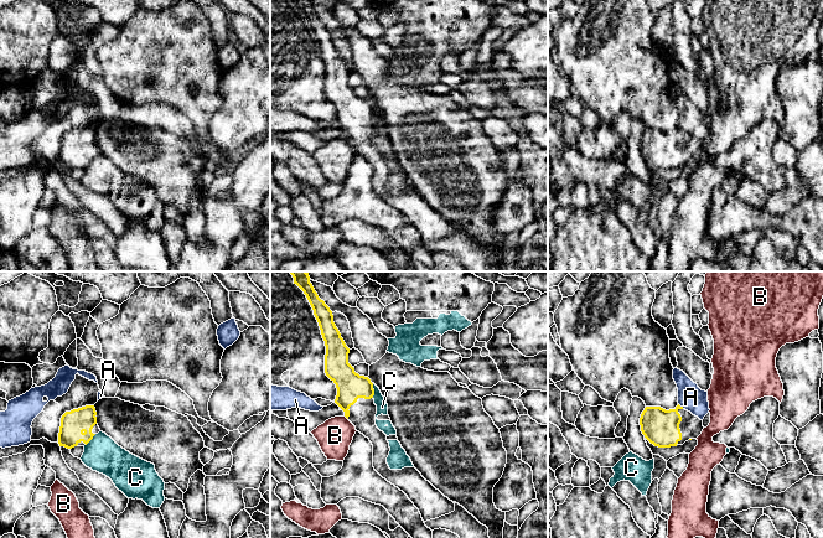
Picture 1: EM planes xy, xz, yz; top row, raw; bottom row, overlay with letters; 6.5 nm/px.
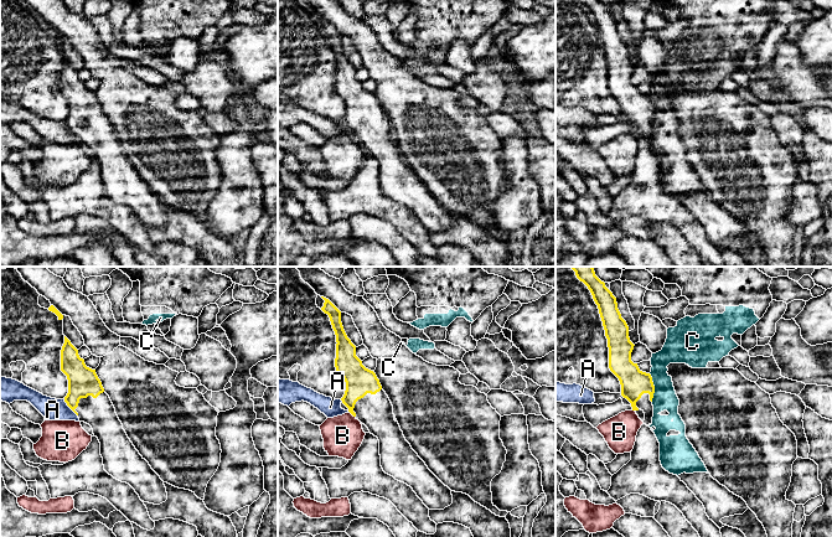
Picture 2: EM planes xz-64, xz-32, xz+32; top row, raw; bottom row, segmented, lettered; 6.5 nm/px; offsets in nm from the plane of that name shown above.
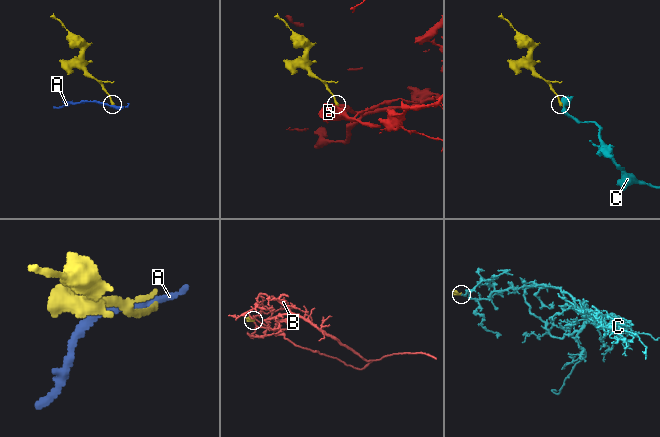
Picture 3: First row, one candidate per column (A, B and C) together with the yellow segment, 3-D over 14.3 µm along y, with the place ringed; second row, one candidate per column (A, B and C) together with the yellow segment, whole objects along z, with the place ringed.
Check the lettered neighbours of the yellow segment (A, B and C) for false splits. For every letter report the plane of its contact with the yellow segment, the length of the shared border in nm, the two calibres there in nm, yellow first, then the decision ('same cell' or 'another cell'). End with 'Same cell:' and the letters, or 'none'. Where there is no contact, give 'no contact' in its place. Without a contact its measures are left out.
A: yz | 50 nm | 240/170 nm | another cell
B: xz | 40 nm | 180/220 nm | another cell
C: xz | 100 nm | 180/80 nm | another cell
Same cell: none

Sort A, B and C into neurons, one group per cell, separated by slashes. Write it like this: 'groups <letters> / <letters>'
groups A / B / C

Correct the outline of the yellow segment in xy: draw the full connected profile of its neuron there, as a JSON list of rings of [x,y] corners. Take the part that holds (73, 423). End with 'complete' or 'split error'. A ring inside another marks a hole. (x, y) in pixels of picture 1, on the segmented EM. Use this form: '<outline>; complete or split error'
[[[94,405],[66,412],[61,418],[58,444],[67,449],[87,445],[100,431]]]; split error

